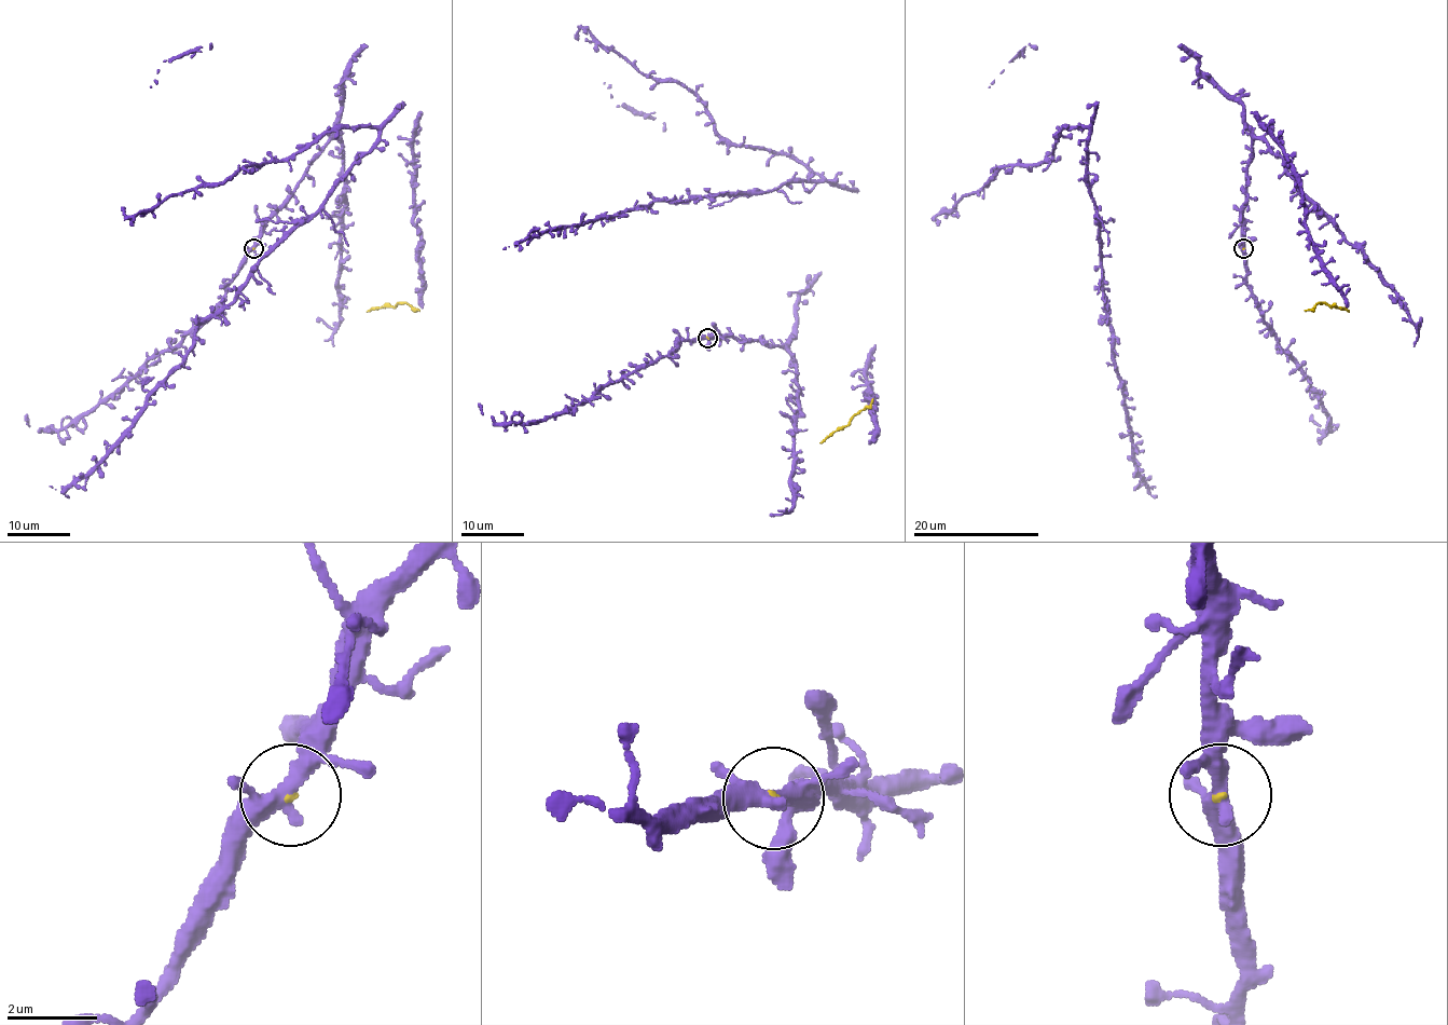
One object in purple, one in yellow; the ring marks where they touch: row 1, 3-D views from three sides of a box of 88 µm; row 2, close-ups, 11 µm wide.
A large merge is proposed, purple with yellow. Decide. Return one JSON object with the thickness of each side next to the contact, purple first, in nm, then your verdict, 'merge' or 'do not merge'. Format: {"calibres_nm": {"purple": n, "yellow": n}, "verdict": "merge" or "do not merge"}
{"calibres_nm": {"purple": 340, "yellow": 50}, "verdict": "merge"}

